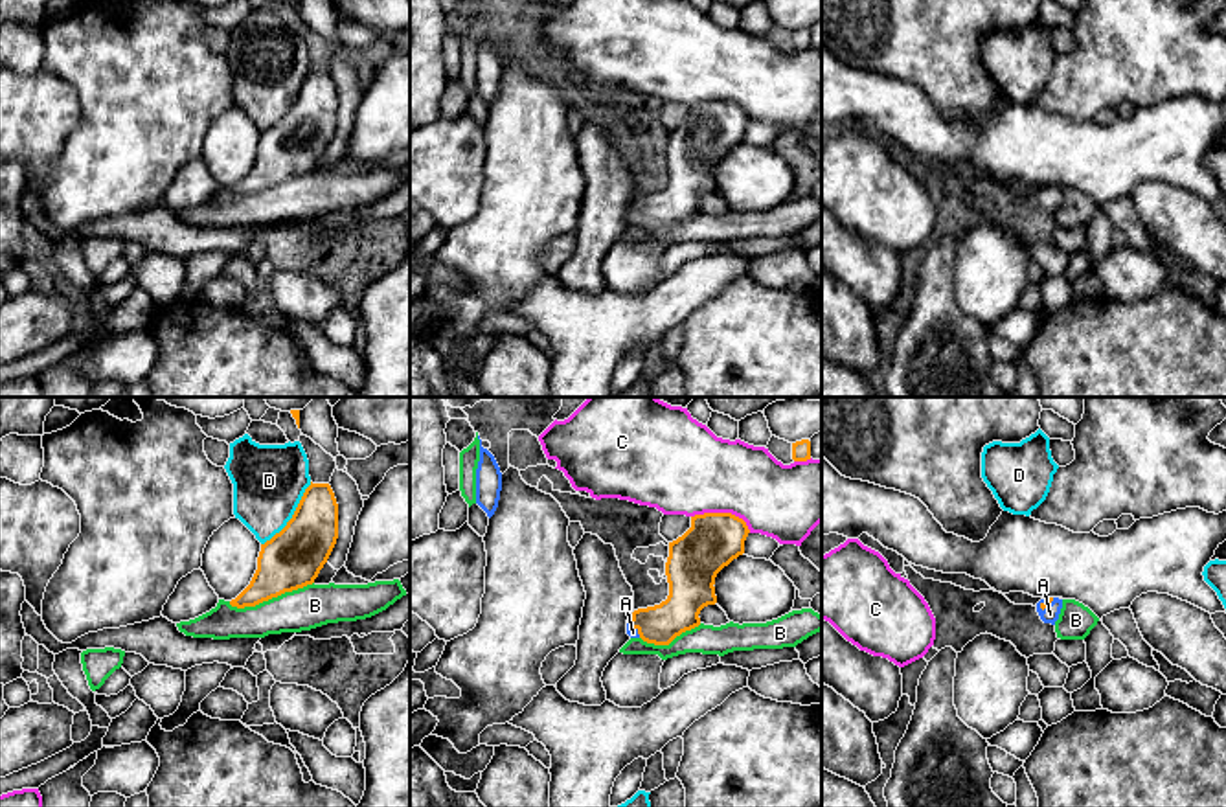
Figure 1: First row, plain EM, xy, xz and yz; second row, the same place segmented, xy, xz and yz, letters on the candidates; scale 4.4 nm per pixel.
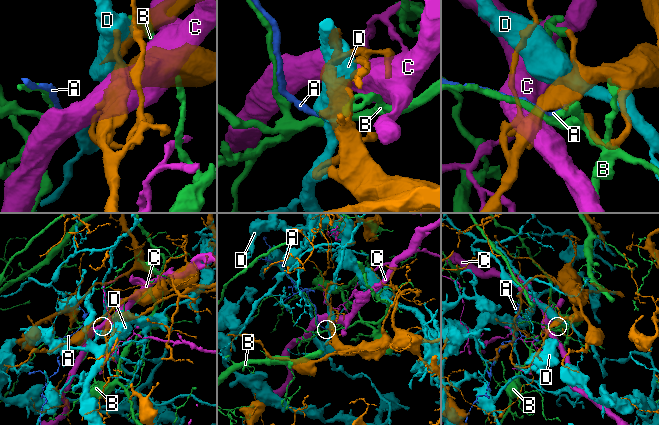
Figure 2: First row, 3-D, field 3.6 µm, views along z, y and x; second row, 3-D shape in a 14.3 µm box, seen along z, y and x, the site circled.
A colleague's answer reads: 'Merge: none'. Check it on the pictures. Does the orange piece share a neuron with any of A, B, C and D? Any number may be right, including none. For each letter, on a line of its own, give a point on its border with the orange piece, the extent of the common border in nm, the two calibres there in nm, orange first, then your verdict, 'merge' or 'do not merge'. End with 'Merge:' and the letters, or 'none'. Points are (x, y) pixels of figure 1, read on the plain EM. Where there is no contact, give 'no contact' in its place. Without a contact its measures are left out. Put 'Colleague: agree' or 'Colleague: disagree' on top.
Colleague: disagree
A: yz (1046, 192) | 80 nm | 30/80 nm | merge
B: xy (271, 186) | 380 nm | 260/190 nm | do not merge
C: xz (723, 102) | 280 nm | 240/400 nm | do not merge
D: xy (293, 103) | 360 nm | 260/320 nm | do not merge
Merge: A

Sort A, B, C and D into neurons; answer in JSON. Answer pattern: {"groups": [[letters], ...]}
{"groups": [["A"], ["B"], ["C"], ["D"]]}

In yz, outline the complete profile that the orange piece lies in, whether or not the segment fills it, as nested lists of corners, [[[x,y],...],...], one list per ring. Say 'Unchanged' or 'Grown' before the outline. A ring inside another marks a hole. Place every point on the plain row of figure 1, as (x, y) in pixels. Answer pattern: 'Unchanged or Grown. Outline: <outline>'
Grown. Outline: [[[1044,186],[1037,191],[1037,200],[1044,211],[1055,213],[1062,197],[1062,188]]]

